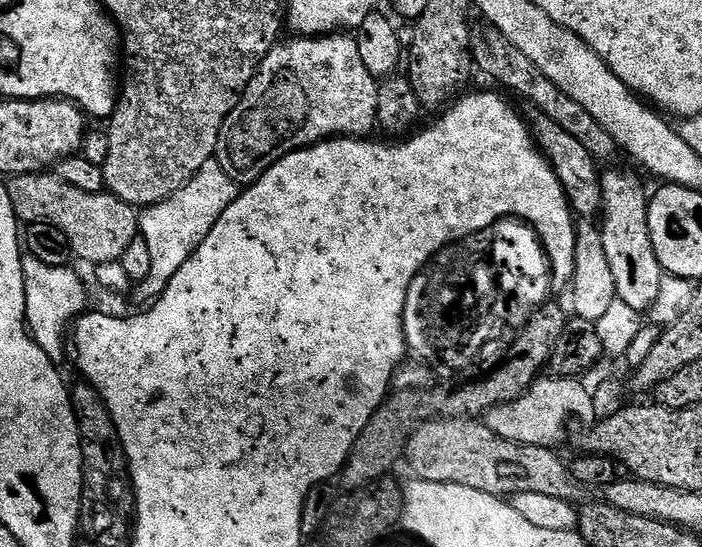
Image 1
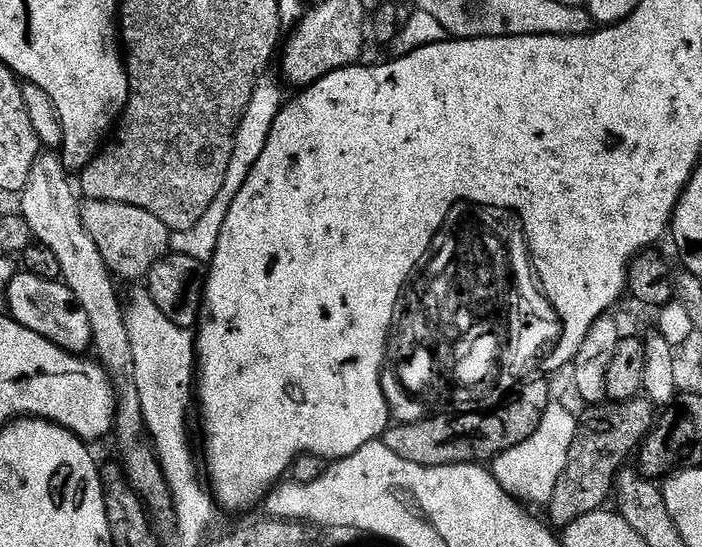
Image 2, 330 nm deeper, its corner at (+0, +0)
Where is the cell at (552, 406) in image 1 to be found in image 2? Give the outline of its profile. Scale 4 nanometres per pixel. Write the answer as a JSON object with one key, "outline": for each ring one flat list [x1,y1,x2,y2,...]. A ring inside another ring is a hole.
{"outline":[[555,402,549,404,546,414,542,414,542,422,538,422,538,430,534,430,526,442,514,446,514,450,501,452,491,461,492,477,516,501,528,506,547,505,548,499,554,494,554,486,558,486,558,478,562,478,562,470,566,470,570,446,574,446,577,423,578,419,565,407]]}

